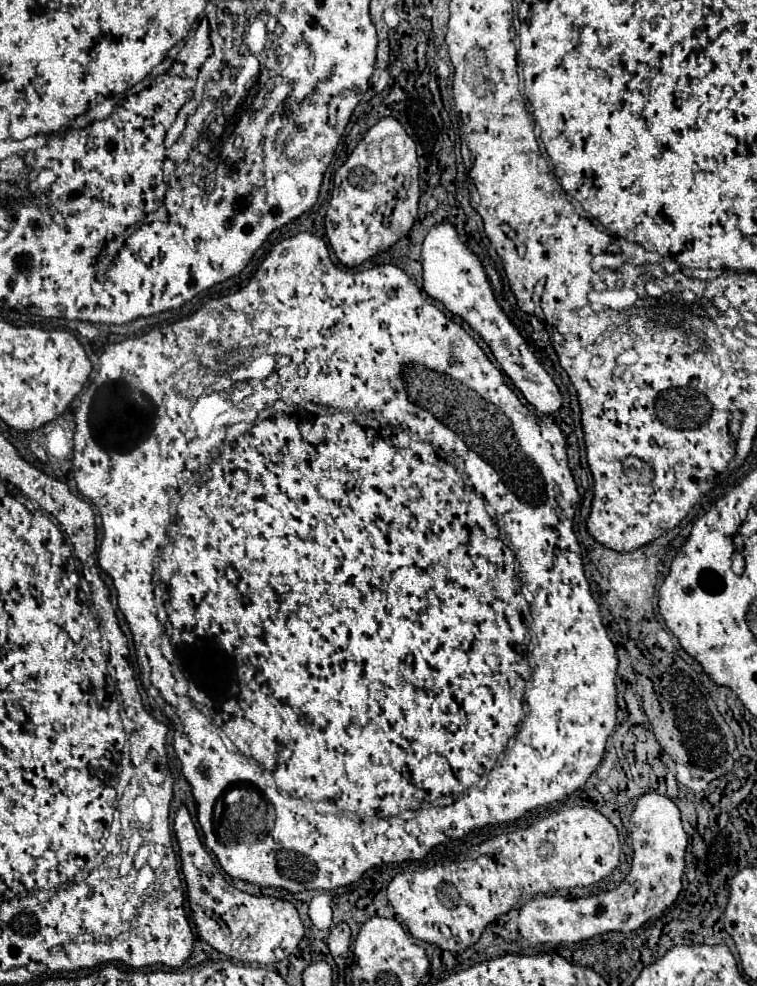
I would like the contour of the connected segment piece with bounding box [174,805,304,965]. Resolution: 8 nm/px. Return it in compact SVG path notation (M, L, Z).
M182 805L174 817L174 833L180 845L182 873L188 885L190 907L200 937L226 957L240 959L244 963L270 965L286 959L304 937L304 925L296 907L276 897L256 897L244 893L226 883L222 873L216 869L212 857L204 849L186 805Z

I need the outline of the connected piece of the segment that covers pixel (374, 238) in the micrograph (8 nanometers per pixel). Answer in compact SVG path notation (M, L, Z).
M380 119L334 175L332 205L326 213L328 241L346 267L358 267L402 239L418 217L420 179L416 143L394 119Z

